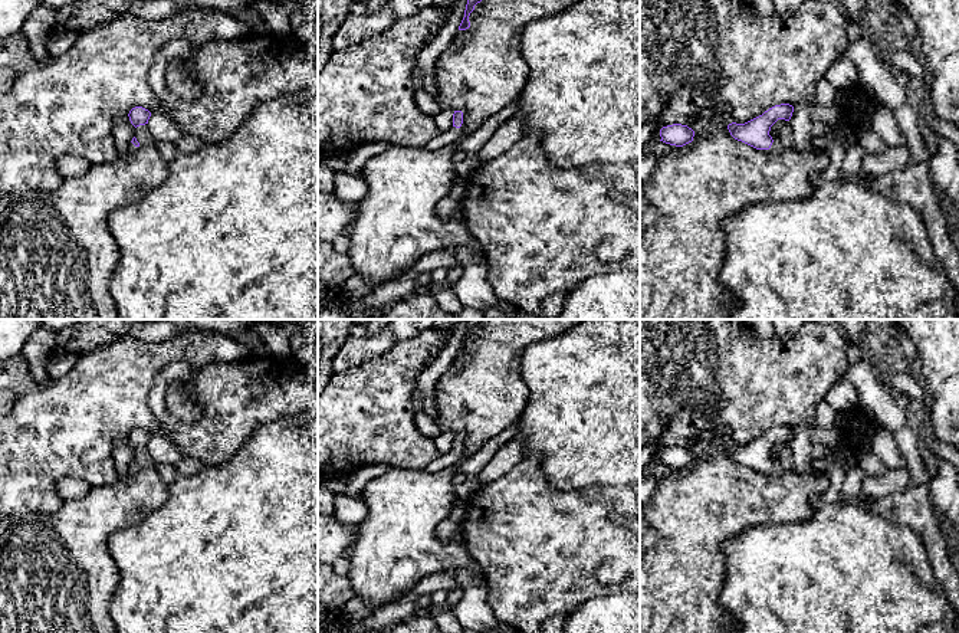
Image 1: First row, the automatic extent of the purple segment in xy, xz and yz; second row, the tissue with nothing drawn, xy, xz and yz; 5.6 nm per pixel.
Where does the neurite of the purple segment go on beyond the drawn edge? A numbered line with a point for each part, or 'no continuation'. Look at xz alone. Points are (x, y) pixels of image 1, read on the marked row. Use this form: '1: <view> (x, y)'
1: xz (444, 138)

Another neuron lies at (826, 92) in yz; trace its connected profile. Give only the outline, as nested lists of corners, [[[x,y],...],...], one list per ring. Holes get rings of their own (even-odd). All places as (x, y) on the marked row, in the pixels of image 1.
[[[825,79],[817,82],[815,104],[830,106],[835,104],[835,88]]]

